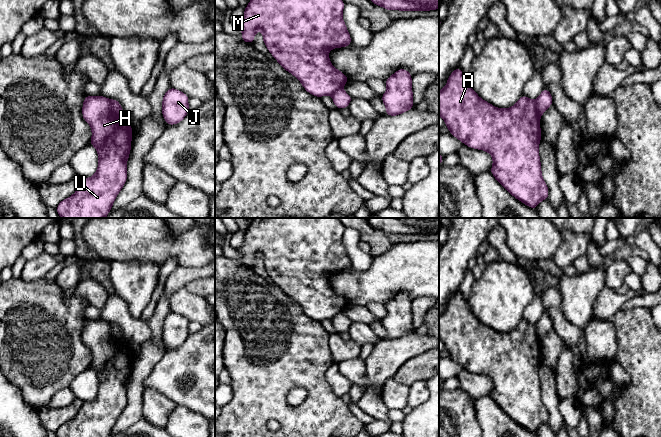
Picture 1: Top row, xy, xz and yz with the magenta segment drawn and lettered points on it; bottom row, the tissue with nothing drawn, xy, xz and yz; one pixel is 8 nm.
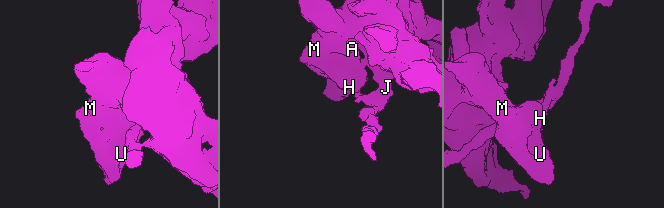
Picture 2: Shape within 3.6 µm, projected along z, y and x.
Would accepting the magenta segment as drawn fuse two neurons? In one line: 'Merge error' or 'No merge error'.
Merge error

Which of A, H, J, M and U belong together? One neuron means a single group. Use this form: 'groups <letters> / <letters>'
groups A H M U / J

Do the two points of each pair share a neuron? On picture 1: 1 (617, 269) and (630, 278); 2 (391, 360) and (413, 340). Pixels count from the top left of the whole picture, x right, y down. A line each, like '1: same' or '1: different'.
1: different
2: same

